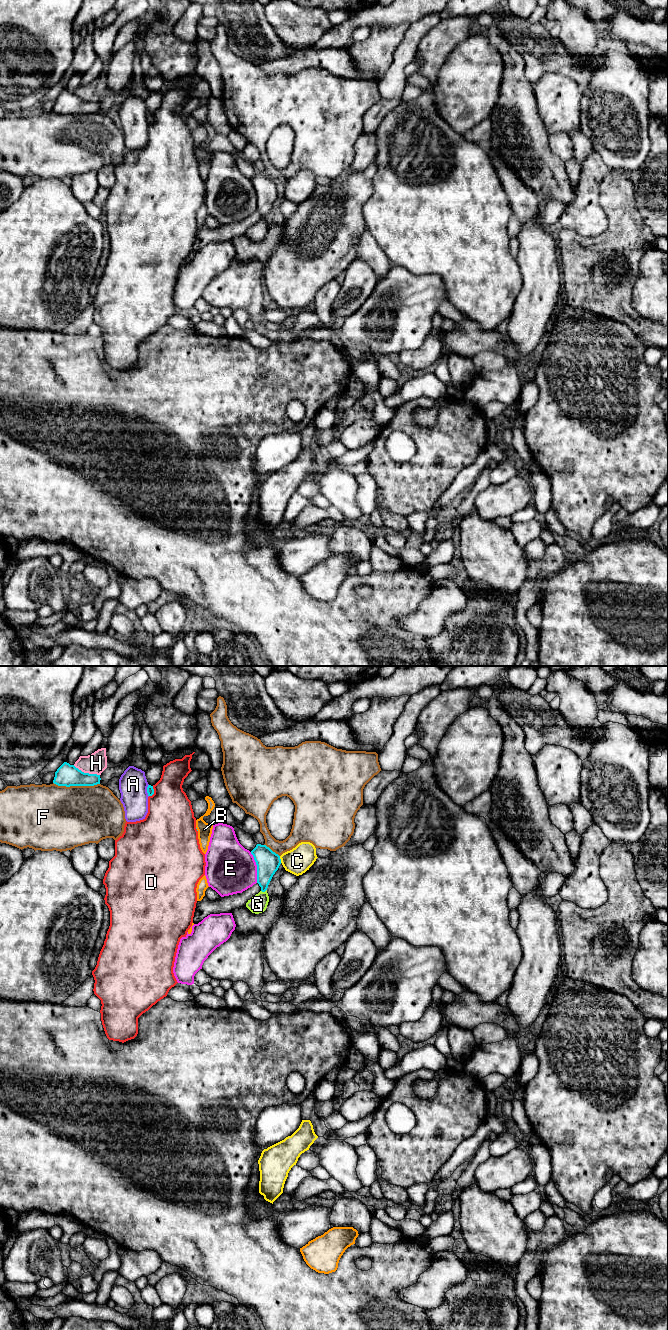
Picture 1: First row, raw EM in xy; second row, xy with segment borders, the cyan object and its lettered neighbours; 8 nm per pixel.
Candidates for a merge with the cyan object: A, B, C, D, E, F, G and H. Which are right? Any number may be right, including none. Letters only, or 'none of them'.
G

